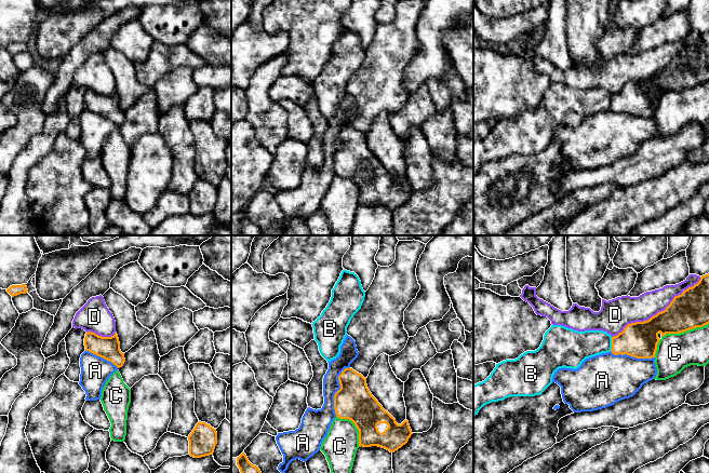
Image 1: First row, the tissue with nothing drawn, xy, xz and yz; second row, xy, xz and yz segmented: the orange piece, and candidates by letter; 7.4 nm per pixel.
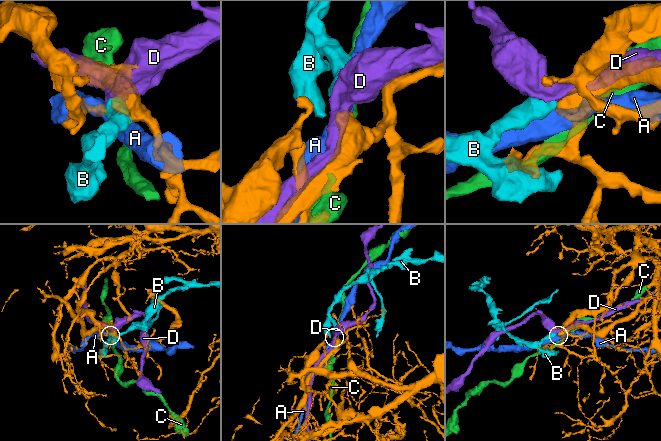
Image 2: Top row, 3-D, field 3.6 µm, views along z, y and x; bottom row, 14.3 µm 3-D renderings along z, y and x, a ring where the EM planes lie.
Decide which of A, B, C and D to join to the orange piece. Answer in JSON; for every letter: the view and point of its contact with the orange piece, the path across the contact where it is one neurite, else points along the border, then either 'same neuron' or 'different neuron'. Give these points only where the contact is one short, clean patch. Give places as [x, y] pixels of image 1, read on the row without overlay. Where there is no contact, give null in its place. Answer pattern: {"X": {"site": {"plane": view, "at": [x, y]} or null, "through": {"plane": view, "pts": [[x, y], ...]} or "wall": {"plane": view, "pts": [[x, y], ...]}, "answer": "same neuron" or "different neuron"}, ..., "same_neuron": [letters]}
{"A": {"site": {"plane": "xz", "at": [338, 148]}, "answer": "different neuron"}, "B": {"site": {"plane": "yz", "at": [612, 102]}, "wall": {"plane": "yz", "pts": [[612, 95], [612, 106], [610, 108]]}, "answer": "different neuron"}, "C": {"site": {"plane": "yz", "at": [684, 89]}, "answer": "different neuron"}, "D": {"site": {"plane": "yz", "at": [658, 70]}, "answer": "different neuron"}, "same_neuron": []}

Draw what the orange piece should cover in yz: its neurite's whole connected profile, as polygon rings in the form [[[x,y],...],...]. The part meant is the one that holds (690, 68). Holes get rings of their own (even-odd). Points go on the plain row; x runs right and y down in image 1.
[[[709,31],[700,35],[697,42],[675,54],[664,69],[647,79],[628,82],[621,91],[612,95],[611,110],[615,113],[627,112],[637,117],[652,117],[655,116],[660,98],[659,91],[663,95],[666,92],[680,92],[707,82],[709,82]]]

